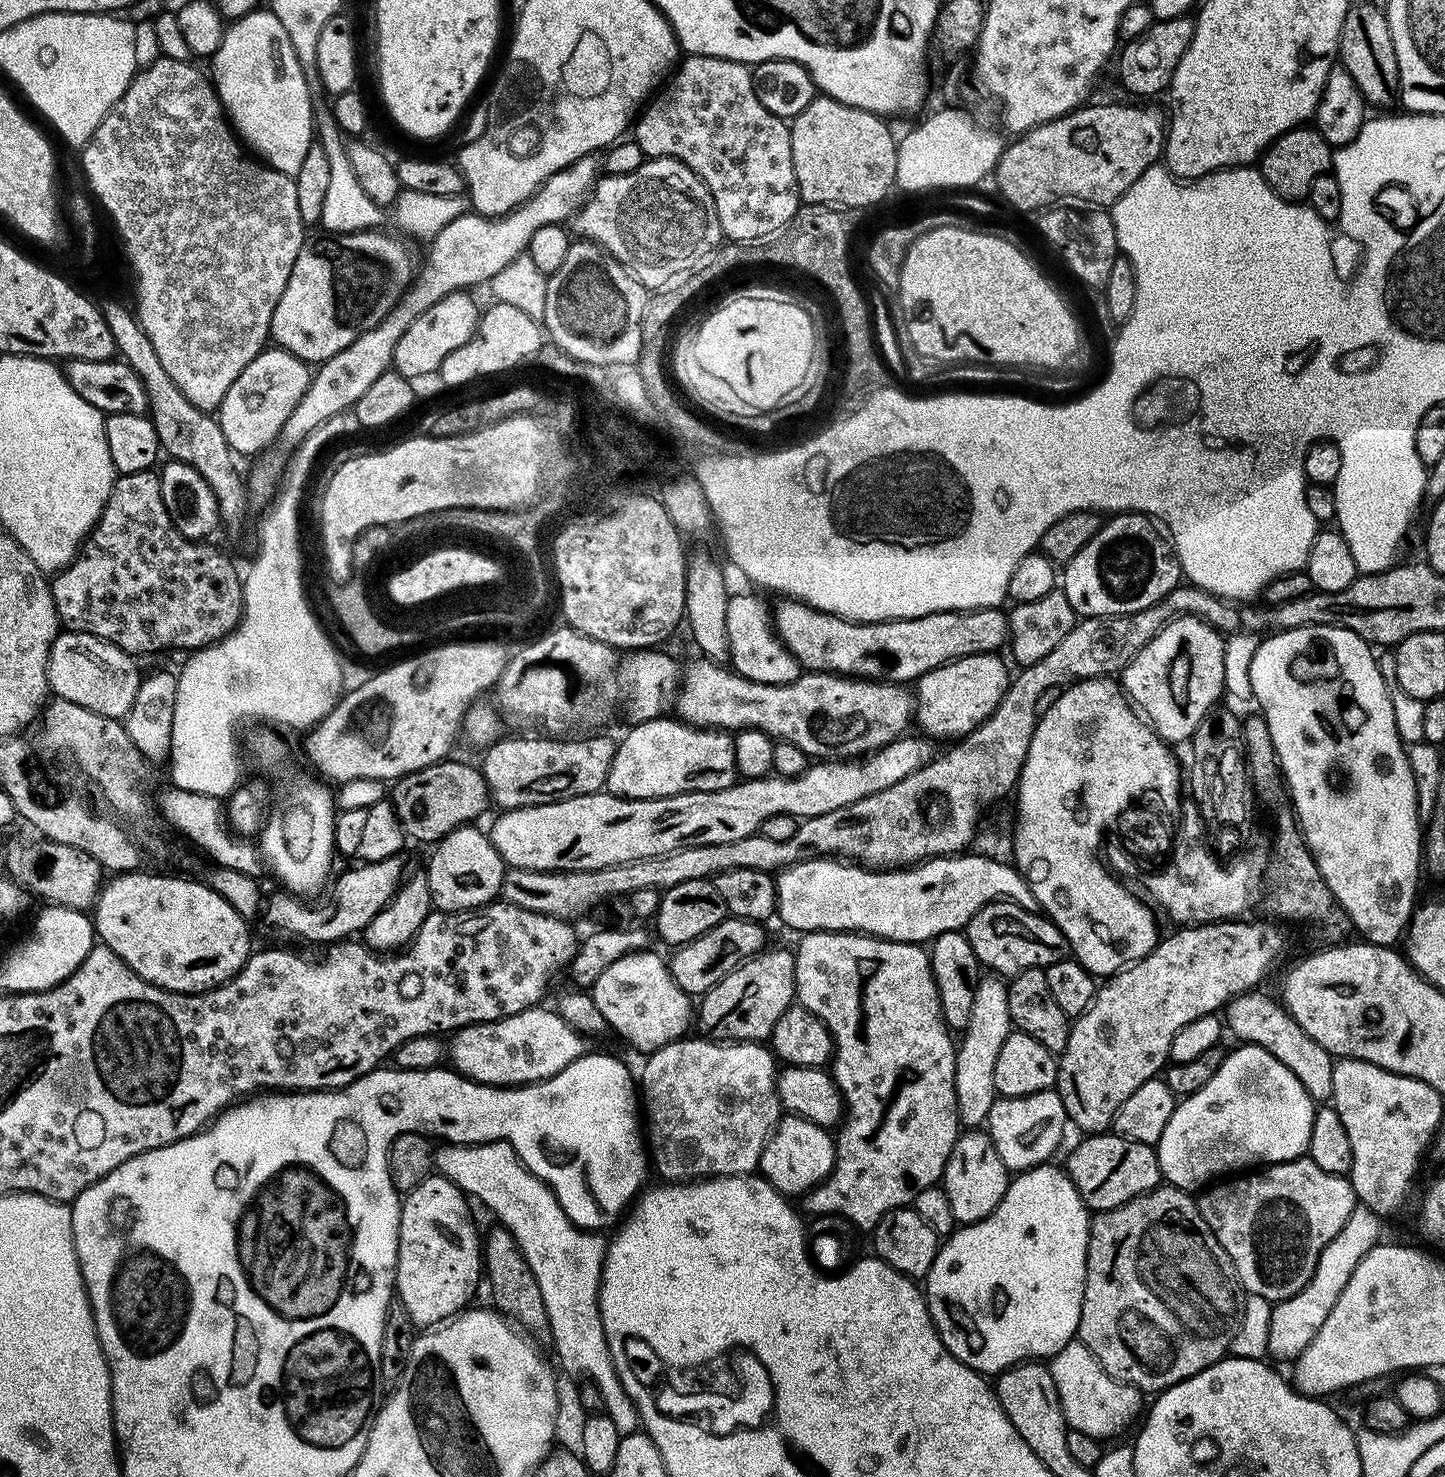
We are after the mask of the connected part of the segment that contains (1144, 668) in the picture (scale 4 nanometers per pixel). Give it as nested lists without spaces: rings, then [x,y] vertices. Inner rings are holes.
[[[1180,616],[1177,620],[1170,621],[1157,636],[1150,638],[1150,642],[1142,646],[1142,650],[1124,667],[1122,687],[1128,699],[1143,713],[1147,723],[1155,728],[1161,740],[1169,745],[1176,746],[1179,740],[1191,741],[1198,722],[1202,722],[1206,713],[1217,707],[1216,699],[1225,695],[1225,643],[1225,637],[1214,626],[1193,616]]]

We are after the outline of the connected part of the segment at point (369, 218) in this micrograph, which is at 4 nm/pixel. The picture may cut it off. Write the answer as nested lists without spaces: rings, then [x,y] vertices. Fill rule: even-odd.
[[[331,109],[317,111],[314,116],[314,128],[318,133],[318,143],[324,147],[330,158],[330,190],[326,190],[326,202],[322,206],[320,224],[329,228],[332,234],[347,234],[350,232],[366,232],[377,227],[380,220],[381,205],[366,198],[366,190],[358,186],[358,178],[354,178],[354,170],[350,170],[350,158],[346,158],[345,141],[342,131],[332,116]]]

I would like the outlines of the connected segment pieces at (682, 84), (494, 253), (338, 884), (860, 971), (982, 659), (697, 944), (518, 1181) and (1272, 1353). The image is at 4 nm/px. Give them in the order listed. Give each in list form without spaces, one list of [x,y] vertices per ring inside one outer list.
[[[688,54],[675,65],[670,79],[659,91],[647,101],[646,107],[639,113],[638,119],[634,124],[634,132],[636,128],[634,139],[636,145],[644,151],[645,157],[655,158],[657,156],[669,156],[675,160],[681,160],[687,168],[694,170],[694,174],[698,174],[701,180],[706,182],[706,186],[714,198],[714,206],[718,210],[718,222],[722,226],[724,235],[729,241],[764,242],[769,238],[775,237],[781,230],[787,229],[788,225],[792,223],[792,220],[796,216],[797,210],[802,206],[800,187],[798,186],[796,175],[794,174],[792,130],[789,121],[783,120],[781,116],[770,114],[770,110],[766,110],[766,106],[762,106],[762,102],[758,102],[758,94],[754,94],[752,68],[749,67],[749,65],[741,64],[739,60],[727,60],[726,58],[718,58],[717,56],[694,56]]]
[[[595,155],[583,156],[568,168],[554,173],[537,188],[533,196],[528,197],[520,207],[512,209],[505,216],[469,214],[454,218],[450,226],[445,226],[427,247],[428,261],[425,262],[424,269],[421,272],[419,269],[415,273],[408,291],[400,297],[387,318],[376,328],[363,332],[353,344],[346,346],[346,350],[334,354],[334,358],[323,361],[317,367],[320,368],[317,372],[315,369],[314,375],[308,381],[306,394],[300,399],[298,406],[294,406],[294,414],[286,418],[286,426],[282,426],[280,438],[274,445],[275,450],[261,455],[255,461],[256,469],[253,470],[252,477],[249,475],[246,480],[249,497],[253,501],[264,500],[263,502],[271,501],[275,497],[286,467],[286,456],[280,452],[285,454],[295,452],[296,447],[315,428],[322,426],[322,422],[347,413],[347,408],[349,411],[355,406],[358,398],[362,398],[362,394],[370,390],[370,385],[383,372],[393,367],[392,355],[398,346],[398,338],[402,338],[402,334],[406,334],[409,326],[423,312],[430,310],[434,302],[450,295],[451,292],[472,290],[475,284],[487,285],[500,270],[506,269],[506,266],[527,253],[530,238],[534,238],[534,233],[542,230],[542,226],[571,221],[584,207],[592,195],[592,189],[596,186],[598,173],[602,168],[601,161],[596,159]]]
[[[399,855],[391,856],[378,862],[360,862],[349,872],[337,875],[315,898],[301,898],[287,890],[280,890],[277,896],[272,896],[263,901],[262,911],[258,920],[264,923],[264,928],[272,936],[281,936],[284,940],[309,940],[312,944],[325,944],[331,946],[343,942],[357,934],[363,933],[370,921],[394,899],[405,879],[404,864]]]
[[[806,932],[799,937],[800,945],[795,945],[796,958],[796,1000],[806,1006],[830,1030],[834,1045],[834,1055],[830,1061],[830,1075],[840,1090],[844,1100],[846,1119],[839,1125],[835,1133],[836,1161],[832,1172],[822,1184],[817,1184],[811,1192],[803,1197],[803,1211],[817,1212],[823,1218],[843,1218],[853,1229],[871,1230],[887,1212],[896,1208],[906,1208],[913,1198],[927,1188],[939,1185],[944,1175],[944,1167],[950,1158],[950,1150],[954,1150],[954,1142],[960,1136],[962,1125],[960,1111],[956,1101],[956,1049],[951,1040],[950,1029],[944,1022],[940,995],[932,977],[932,961],[929,953],[919,944],[903,944],[897,940],[882,940],[878,936],[869,936],[859,932]]]
[[[995,652],[970,654],[922,674],[914,684],[914,720],[917,725],[920,723],[919,731],[925,737],[935,738],[937,741],[938,739],[951,741],[953,738],[967,736],[983,720],[990,718],[998,702],[1002,702],[1010,683],[1010,671],[1008,672],[1002,657],[1003,655]]]
[[[729,918],[706,930],[706,934],[694,938],[694,942],[679,945],[668,960],[668,969],[672,972],[674,982],[678,982],[688,996],[703,998],[710,988],[726,978],[726,974],[733,972],[736,965],[764,951],[764,928],[763,923],[754,920]]]
[[[495,1140],[492,1144],[453,1144],[437,1147],[434,1152],[434,1168],[439,1175],[454,1181],[469,1197],[477,1196],[500,1219],[497,1221],[514,1234],[526,1262],[530,1262],[530,1270],[534,1270],[534,1278],[538,1278],[542,1302],[546,1302],[550,1344],[556,1347],[556,1356],[560,1359],[561,1366],[570,1375],[584,1376],[580,1378],[592,1381],[594,1386],[598,1386],[605,1402],[606,1414],[622,1434],[637,1431],[641,1427],[640,1411],[637,1410],[636,1403],[628,1397],[618,1378],[602,1326],[600,1275],[604,1269],[605,1237],[600,1237],[603,1235],[595,1231],[573,1226],[552,1189],[516,1157],[515,1150],[504,1140]]]
[[[1357,1203],[1355,1210],[1346,1218],[1346,1226],[1326,1242],[1322,1254],[1316,1263],[1314,1274],[1298,1294],[1290,1298],[1273,1303],[1270,1314],[1270,1342],[1268,1343],[1268,1356],[1273,1361],[1295,1361],[1303,1354],[1304,1348],[1310,1346],[1314,1336],[1318,1334],[1323,1322],[1334,1309],[1334,1304],[1342,1295],[1351,1274],[1357,1269],[1362,1258],[1376,1244],[1381,1243],[1380,1224],[1382,1217],[1374,1210],[1370,1210],[1365,1204]]]

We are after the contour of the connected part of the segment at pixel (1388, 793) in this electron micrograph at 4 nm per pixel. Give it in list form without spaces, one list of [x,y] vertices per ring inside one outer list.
[[[1310,626],[1276,630],[1265,635],[1257,643],[1254,662],[1250,662],[1250,686],[1255,703],[1260,703],[1259,711],[1266,726],[1270,726],[1270,738],[1274,742],[1276,759],[1280,761],[1283,783],[1286,788],[1288,784],[1288,792],[1292,795],[1291,807],[1298,821],[1300,835],[1304,837],[1304,842],[1308,845],[1308,851],[1312,853],[1322,878],[1326,878],[1330,894],[1334,894],[1337,904],[1347,914],[1351,927],[1357,928],[1367,943],[1395,945],[1395,940],[1405,935],[1412,913],[1418,904],[1416,887],[1420,884],[1420,872],[1422,876],[1422,817],[1416,801],[1414,774],[1410,770],[1406,745],[1400,739],[1398,726],[1394,726],[1394,706],[1390,702],[1388,687],[1380,673],[1377,653],[1365,640],[1360,640],[1358,634],[1345,628]]]

